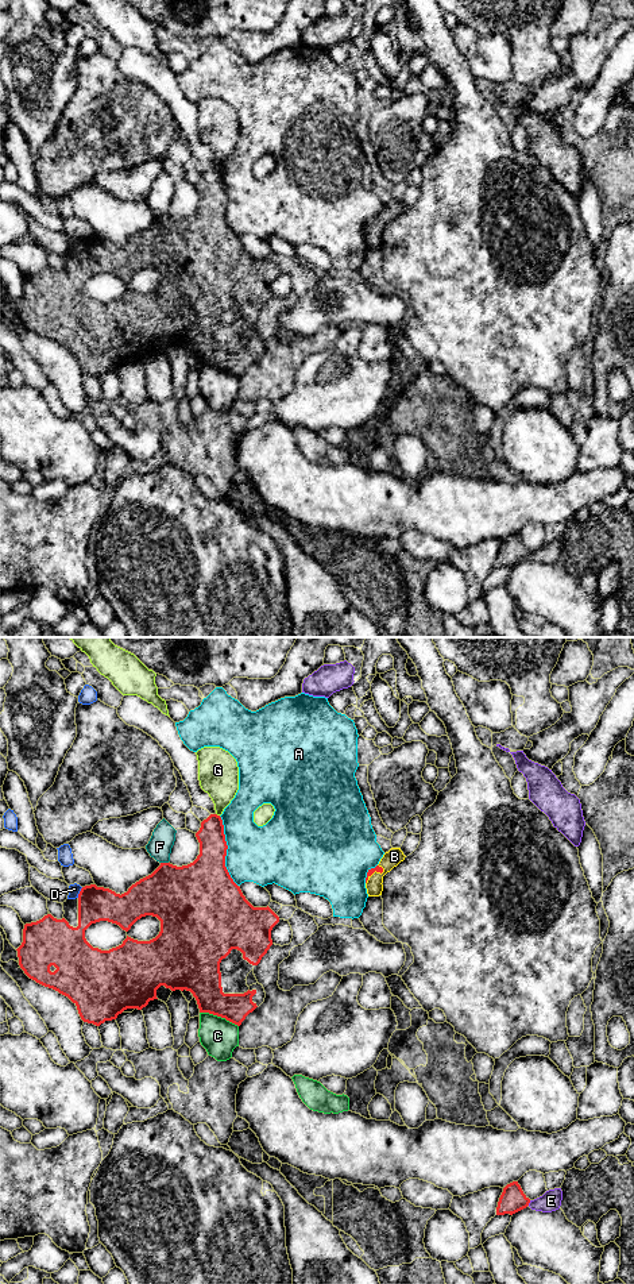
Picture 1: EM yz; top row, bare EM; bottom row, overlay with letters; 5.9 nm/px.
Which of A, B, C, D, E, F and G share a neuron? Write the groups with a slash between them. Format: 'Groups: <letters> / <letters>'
Groups: A / B / C / D / E / F / G

